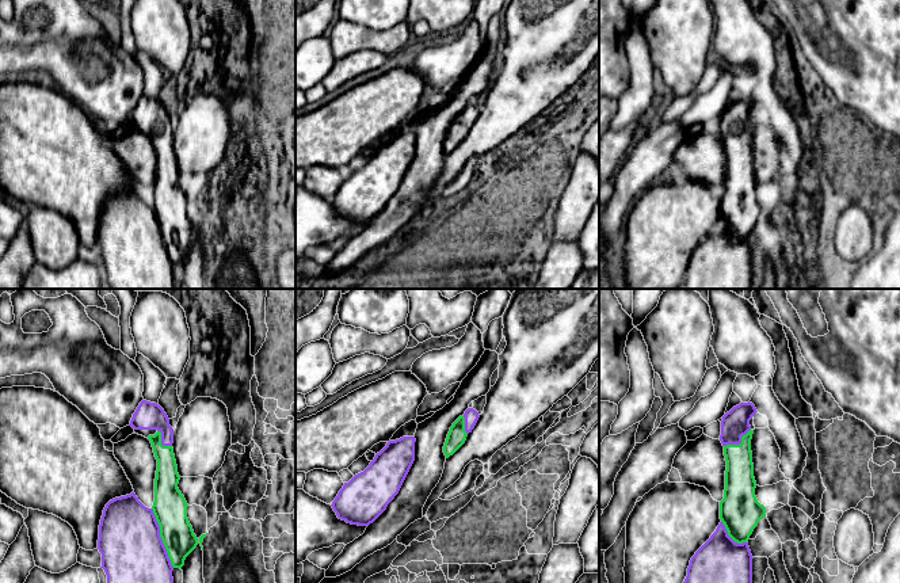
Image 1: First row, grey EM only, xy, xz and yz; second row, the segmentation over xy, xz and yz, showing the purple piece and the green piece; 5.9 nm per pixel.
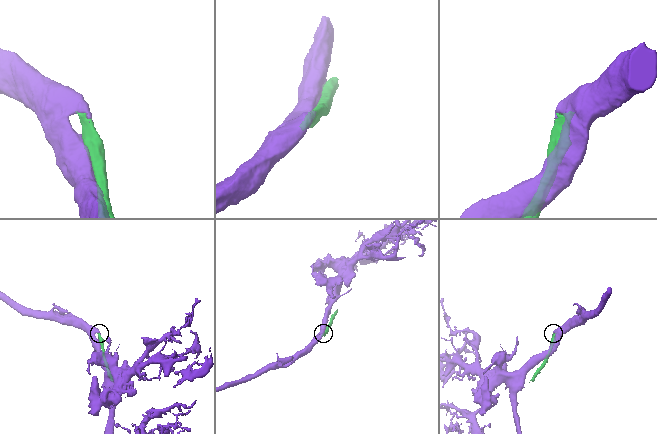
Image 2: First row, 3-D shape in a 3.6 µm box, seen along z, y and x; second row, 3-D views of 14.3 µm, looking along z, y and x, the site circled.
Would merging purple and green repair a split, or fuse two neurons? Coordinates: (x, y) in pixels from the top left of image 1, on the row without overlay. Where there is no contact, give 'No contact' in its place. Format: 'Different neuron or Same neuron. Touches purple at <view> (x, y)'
Same neuron. Touches purple at xy (160, 235)

